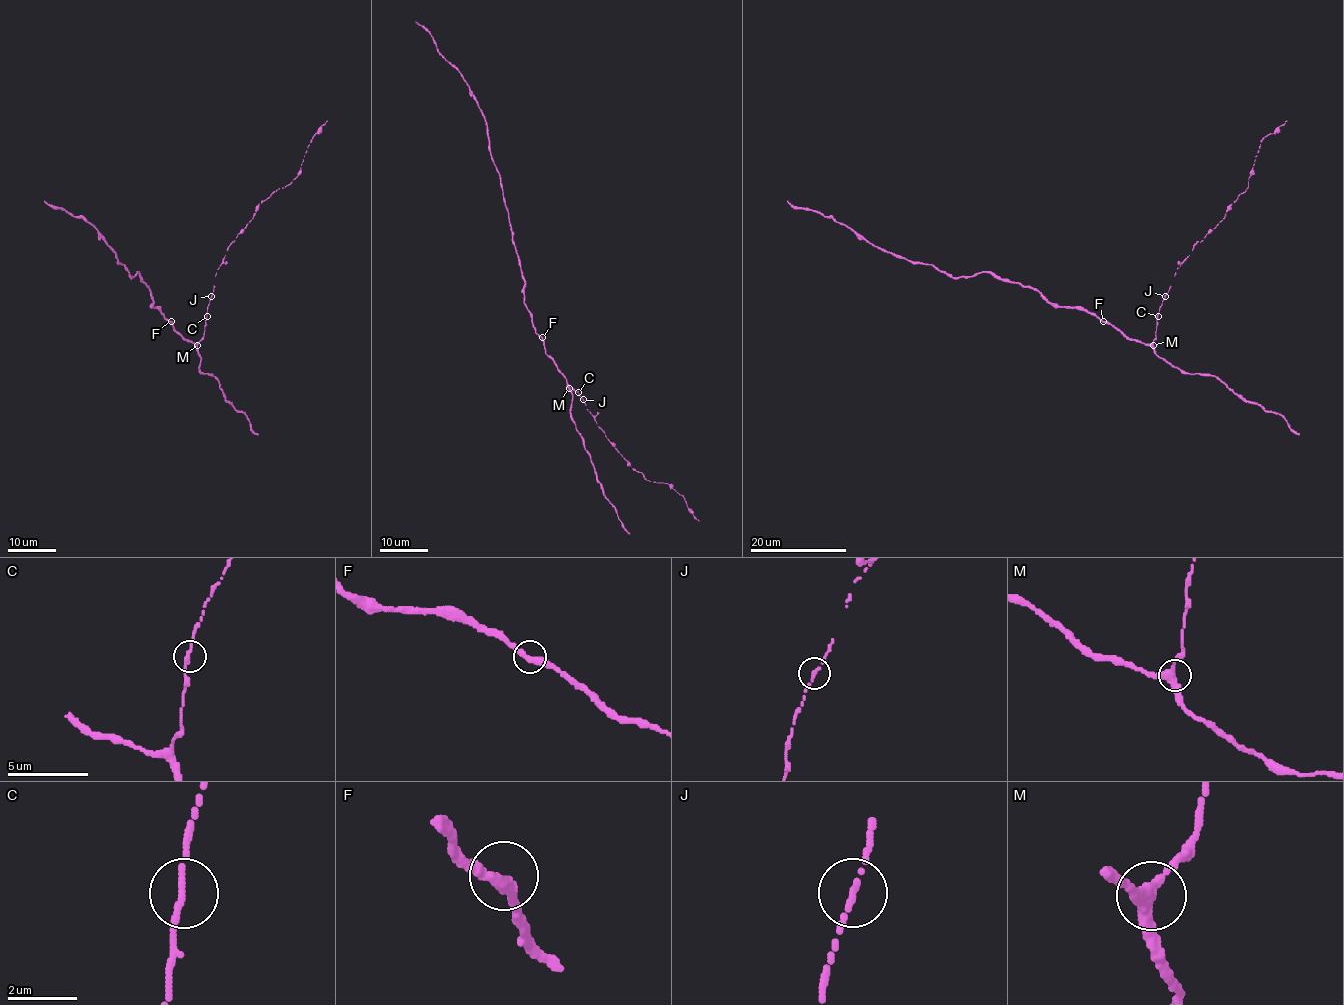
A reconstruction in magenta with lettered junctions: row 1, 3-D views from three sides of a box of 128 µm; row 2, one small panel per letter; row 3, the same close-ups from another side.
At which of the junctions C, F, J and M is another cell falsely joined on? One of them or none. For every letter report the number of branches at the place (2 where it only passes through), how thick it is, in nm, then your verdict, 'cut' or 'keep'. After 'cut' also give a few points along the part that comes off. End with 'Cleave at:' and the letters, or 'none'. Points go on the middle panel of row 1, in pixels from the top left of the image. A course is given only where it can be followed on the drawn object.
C: 2 branches meet; 180 nm thick; keep
F: 2 branches meet; 320 nm thick; keep
J: 2 branches meet; 180 nm thick; keep
M: 3 branches meet; 320 nm thick; keep
Cleave at: none

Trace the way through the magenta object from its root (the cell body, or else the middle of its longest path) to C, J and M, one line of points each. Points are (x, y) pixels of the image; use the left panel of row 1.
C: (170, 322), (184, 339), (197, 343), (203, 336), (207, 316)
J: (170, 322), (184, 339), (197, 343), (203, 336), (212, 295)
M: (170, 322), (184, 339), (197, 345)

